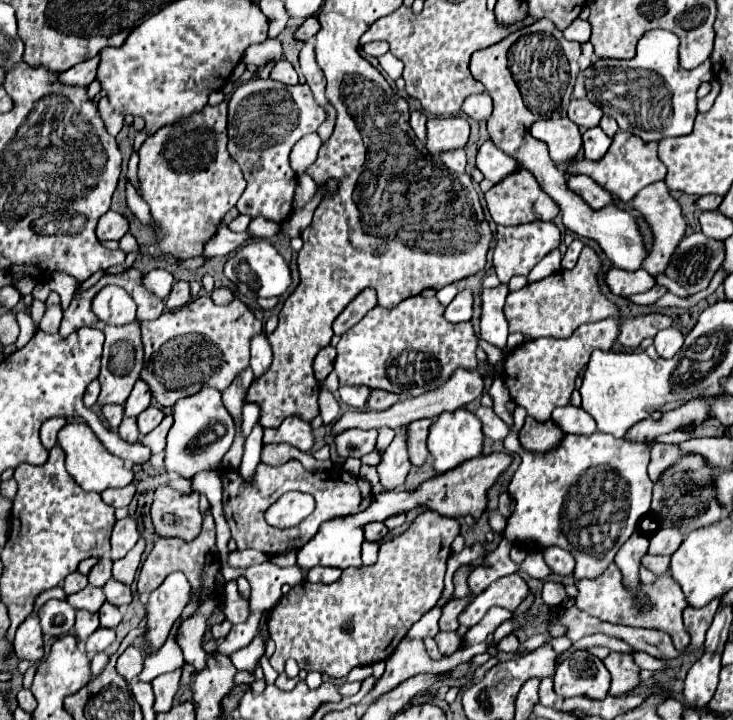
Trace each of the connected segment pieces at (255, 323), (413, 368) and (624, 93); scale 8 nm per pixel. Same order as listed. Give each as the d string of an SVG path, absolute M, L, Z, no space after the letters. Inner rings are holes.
M204 294L180 310L166 310L154 322L142 322L146 360L140 378L150 384L150 390L154 392L154 398L160 406L174 406L178 398L192 396L204 386L212 386L222 392L238 376L238 372L244 372L248 368L250 340L258 332L262 332L262 322L254 318L254 314L244 306L244 302L232 300L226 306L218 306L212 302L210 296Z
M412 296L392 310L382 306L370 310L354 328L342 334L336 346L338 356L334 362L334 370L338 370L340 384L362 384L372 390L386 390L400 394L402 398L410 398L442 386L458 366L476 368L478 360L474 352L478 348L478 336L472 324L470 322L452 324L444 318L444 310L446 308L438 302L438 298L424 298L424 296Z
M648 30L640 42L634 60L602 60L602 64L594 64L584 70L586 74L586 88L588 88L588 98L598 100L602 104L602 110L606 116L614 118L620 126L620 130L634 132L642 136L642 140L662 140L670 136L684 136L692 132L694 118L698 114L696 108L696 90L702 82L712 80L712 68L710 60L698 66L698 70L684 70L678 64L678 36L674 32L666 30Z

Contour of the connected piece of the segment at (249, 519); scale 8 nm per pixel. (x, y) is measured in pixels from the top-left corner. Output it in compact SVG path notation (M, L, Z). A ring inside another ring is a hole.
M290 460L278 468L268 466L268 464L260 464L256 478L254 478L254 484L240 484L240 492L230 504L230 512L228 512L228 502L224 504L224 514L226 514L228 524L232 528L232 540L236 542L238 550L254 548L254 550L262 550L262 552L268 552L270 556L274 556L274 554L280 554L280 552L292 548L292 546L296 546L296 548L304 546L318 532L322 522L332 520L332 518L358 514L358 512L366 510L370 506L370 502L372 502L372 488L366 480L352 476L344 470L308 472L308 470L304 470L304 466L298 460ZM290 490L312 494L316 500L316 510L310 514L310 518L302 520L294 528L284 528L284 530L272 528L264 520L262 508L266 508L266 502L276 502L282 494L286 494Z

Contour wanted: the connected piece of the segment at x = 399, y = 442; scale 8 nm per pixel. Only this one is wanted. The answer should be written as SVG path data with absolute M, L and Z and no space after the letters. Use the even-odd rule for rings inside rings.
M402 426L402 428L396 430L396 436L394 436L392 444L388 446L388 450L382 456L382 462L378 464L380 482L388 490L394 490L394 488L402 486L410 468L412 468L410 458L408 458L406 440L408 440L408 426Z

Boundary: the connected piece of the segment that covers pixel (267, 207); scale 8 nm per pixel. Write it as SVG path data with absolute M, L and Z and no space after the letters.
M252 78L248 82L244 82L242 86L238 86L238 90L232 94L230 100L230 108L228 108L228 152L230 156L240 164L244 178L248 182L244 194L240 196L236 208L240 210L240 214L248 214L252 218L256 216L264 216L272 222L284 222L288 220L288 216L292 214L292 202L294 202L294 192L296 192L296 174L290 168L290 150L294 148L294 144L306 136L316 132L316 128L326 120L326 112L324 108L314 100L312 90L308 84L296 84L296 86L288 86L276 80L260 80L260 78Z

